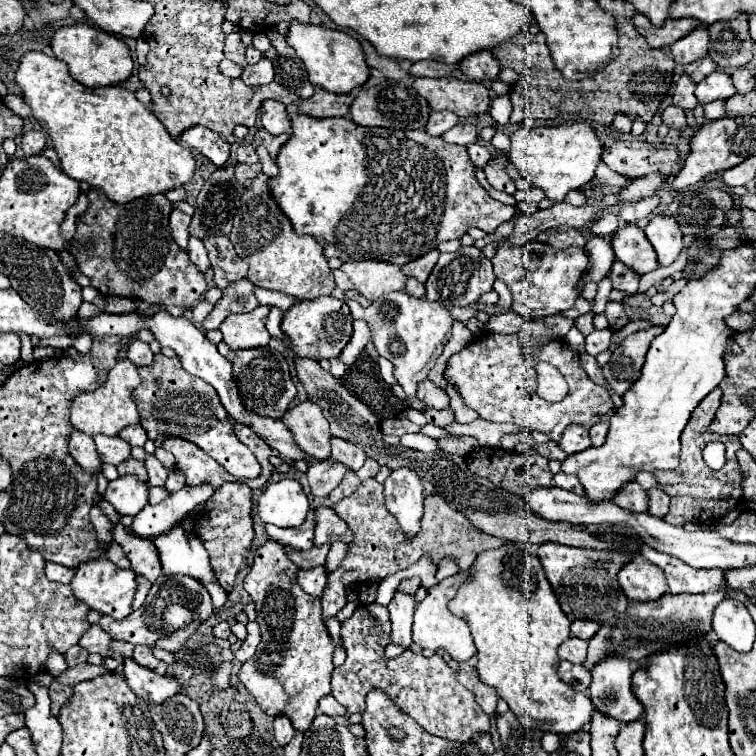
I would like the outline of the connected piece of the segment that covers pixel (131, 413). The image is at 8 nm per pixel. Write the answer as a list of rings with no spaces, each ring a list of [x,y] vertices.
[[[128,358],[118,360],[116,366],[108,372],[108,378],[102,386],[98,386],[92,392],[82,392],[74,398],[72,408],[70,408],[72,426],[90,434],[90,436],[94,436],[98,432],[108,434],[108,436],[116,436],[124,426],[136,424],[140,420],[140,414],[138,414],[138,406],[132,398],[132,392],[138,384],[140,384],[138,366],[132,364]]]

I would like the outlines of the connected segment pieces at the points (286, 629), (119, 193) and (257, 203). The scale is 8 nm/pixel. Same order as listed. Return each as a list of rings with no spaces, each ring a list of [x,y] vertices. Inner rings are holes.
[[[268,540],[258,548],[252,570],[244,578],[244,588],[256,604],[262,642],[254,658],[242,664],[238,678],[266,714],[284,714],[296,730],[308,730],[316,716],[318,700],[330,694],[332,654],[336,646],[320,614],[320,598],[312,598],[312,594],[300,590],[296,570],[298,566],[288,558],[282,544]]]
[[[26,52],[16,70],[16,84],[22,88],[24,102],[32,108],[32,116],[42,124],[46,134],[54,142],[54,150],[62,160],[62,168],[74,180],[84,180],[90,186],[102,188],[112,202],[132,202],[146,194],[160,194],[186,184],[194,176],[194,156],[182,144],[178,144],[160,120],[146,108],[134,92],[124,86],[88,88],[76,82],[66,64],[56,56],[44,52]]]
[[[260,172],[252,186],[244,190],[240,214],[236,214],[236,222],[230,232],[238,256],[244,256],[250,264],[248,280],[266,290],[284,292],[302,300],[330,294],[334,290],[334,276],[328,268],[324,248],[316,242],[316,238],[292,232],[292,222],[288,222],[288,216],[282,214],[280,206],[272,198],[268,180],[270,178]]]

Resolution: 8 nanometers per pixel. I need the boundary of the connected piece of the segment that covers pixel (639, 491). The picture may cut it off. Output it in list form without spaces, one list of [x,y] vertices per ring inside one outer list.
[[[632,480],[632,482],[628,482],[628,486],[622,486],[616,492],[614,502],[620,508],[626,508],[630,512],[646,512],[646,508],[648,508],[648,494],[636,480]]]

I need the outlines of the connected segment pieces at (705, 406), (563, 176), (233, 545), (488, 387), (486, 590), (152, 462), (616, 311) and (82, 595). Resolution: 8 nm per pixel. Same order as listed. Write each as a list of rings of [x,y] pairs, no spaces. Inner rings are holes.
[[[716,388],[692,412],[692,418],[690,418],[688,426],[682,432],[680,466],[676,470],[656,470],[654,472],[654,478],[658,480],[658,488],[666,490],[666,494],[672,498],[670,512],[664,516],[664,520],[668,524],[686,526],[686,524],[692,524],[692,522],[698,522],[698,524],[718,522],[732,508],[736,508],[744,498],[742,496],[744,494],[744,488],[742,488],[744,474],[742,474],[738,458],[736,458],[736,452],[742,448],[738,436],[714,436],[714,434],[708,434],[708,424],[712,422],[712,418],[714,418],[718,406],[720,406],[720,400],[722,400],[722,390]],[[712,440],[720,440],[726,446],[726,464],[716,472],[710,470],[708,464],[702,460],[702,450]]]
[[[564,122],[558,126],[532,126],[516,130],[512,136],[510,160],[516,170],[534,186],[542,188],[554,202],[562,202],[570,190],[586,186],[602,156],[596,130],[588,122]]]
[[[226,482],[224,486],[220,486],[196,516],[196,536],[202,540],[204,548],[210,554],[210,562],[216,572],[216,578],[220,578],[218,580],[220,586],[226,588],[226,592],[230,592],[234,586],[236,574],[242,562],[246,560],[254,540],[250,486],[242,482]]]
[[[484,334],[470,342],[464,350],[452,354],[446,364],[446,380],[452,382],[464,402],[474,408],[480,418],[490,422],[512,422],[526,430],[544,432],[550,440],[558,442],[564,428],[570,424],[588,426],[596,414],[610,414],[614,402],[606,388],[588,380],[580,366],[580,354],[572,350],[562,338],[550,340],[536,350],[536,356],[528,360],[522,354],[518,334]],[[548,362],[556,366],[568,382],[568,396],[562,402],[546,402],[536,394],[536,364]]]
[[[506,542],[504,546],[500,546],[500,548],[480,552],[478,558],[476,558],[476,562],[472,564],[472,568],[470,568],[470,572],[468,572],[468,578],[462,582],[462,586],[460,586],[458,594],[456,594],[456,598],[450,602],[450,610],[452,610],[456,616],[464,618],[464,620],[468,622],[470,630],[472,630],[472,638],[474,638],[474,644],[476,644],[476,648],[478,648],[478,654],[476,654],[476,656],[478,656],[478,672],[480,672],[480,678],[482,678],[488,686],[494,686],[494,688],[498,690],[498,696],[504,698],[504,700],[508,702],[510,710],[518,716],[518,720],[522,722],[522,726],[526,726],[526,728],[541,728],[539,722],[542,722],[542,728],[544,728],[546,732],[572,734],[572,732],[576,732],[576,730],[580,730],[586,722],[590,722],[592,712],[594,712],[596,708],[592,706],[592,700],[588,698],[588,694],[572,690],[568,684],[564,684],[564,682],[558,678],[557,670],[560,659],[556,656],[556,650],[558,650],[558,646],[560,646],[564,640],[570,638],[570,620],[568,620],[568,616],[560,610],[560,606],[558,606],[558,602],[556,602],[556,596],[552,594],[552,588],[548,586],[548,578],[544,578],[544,568],[540,566],[540,560],[538,560],[536,554],[530,554],[528,550],[522,550],[520,544],[508,544],[508,542]]]
[[[146,454],[144,464],[146,464],[146,470],[148,470],[148,484],[152,484],[152,486],[164,486],[170,470],[164,468],[164,464],[158,462],[158,458],[154,454]]]
[[[608,302],[604,314],[606,314],[608,322],[610,322],[610,330],[620,330],[628,322],[628,316],[624,312],[624,304],[622,302]]]
[[[104,556],[82,562],[76,568],[76,576],[70,586],[72,586],[74,596],[80,602],[84,602],[92,610],[98,610],[100,614],[108,614],[116,620],[122,620],[132,612],[132,598],[136,592],[136,574],[132,570],[118,568],[114,562],[108,562],[108,558]]]

